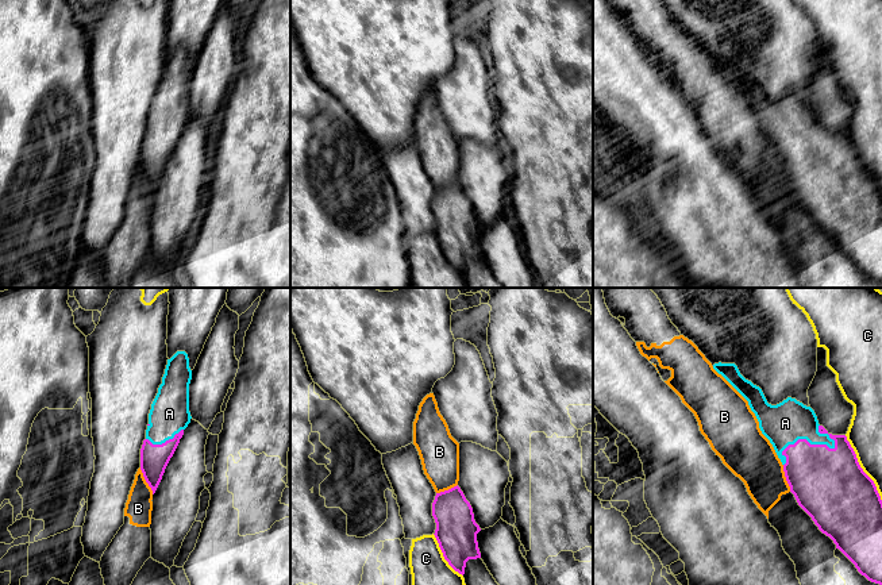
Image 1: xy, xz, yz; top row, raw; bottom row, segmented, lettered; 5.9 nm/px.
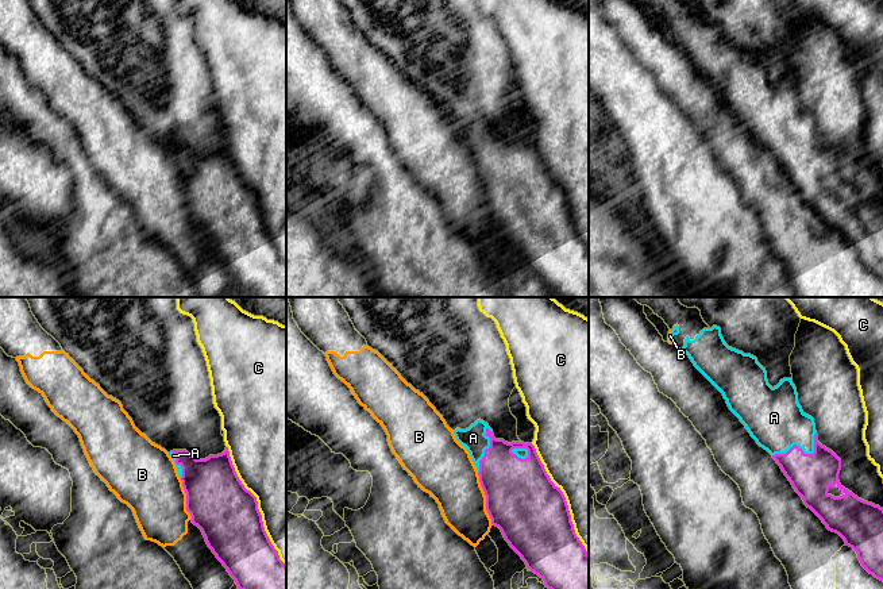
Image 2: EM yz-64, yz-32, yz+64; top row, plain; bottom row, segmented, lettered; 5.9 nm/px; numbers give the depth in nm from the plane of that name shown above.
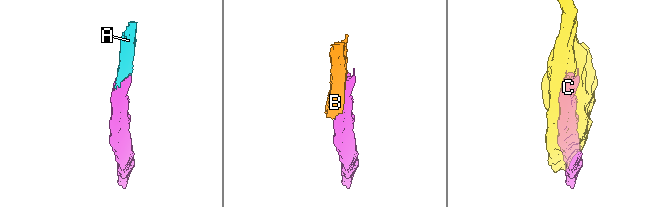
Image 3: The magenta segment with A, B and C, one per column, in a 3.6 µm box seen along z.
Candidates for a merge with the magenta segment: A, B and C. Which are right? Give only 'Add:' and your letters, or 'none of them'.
Add: A

